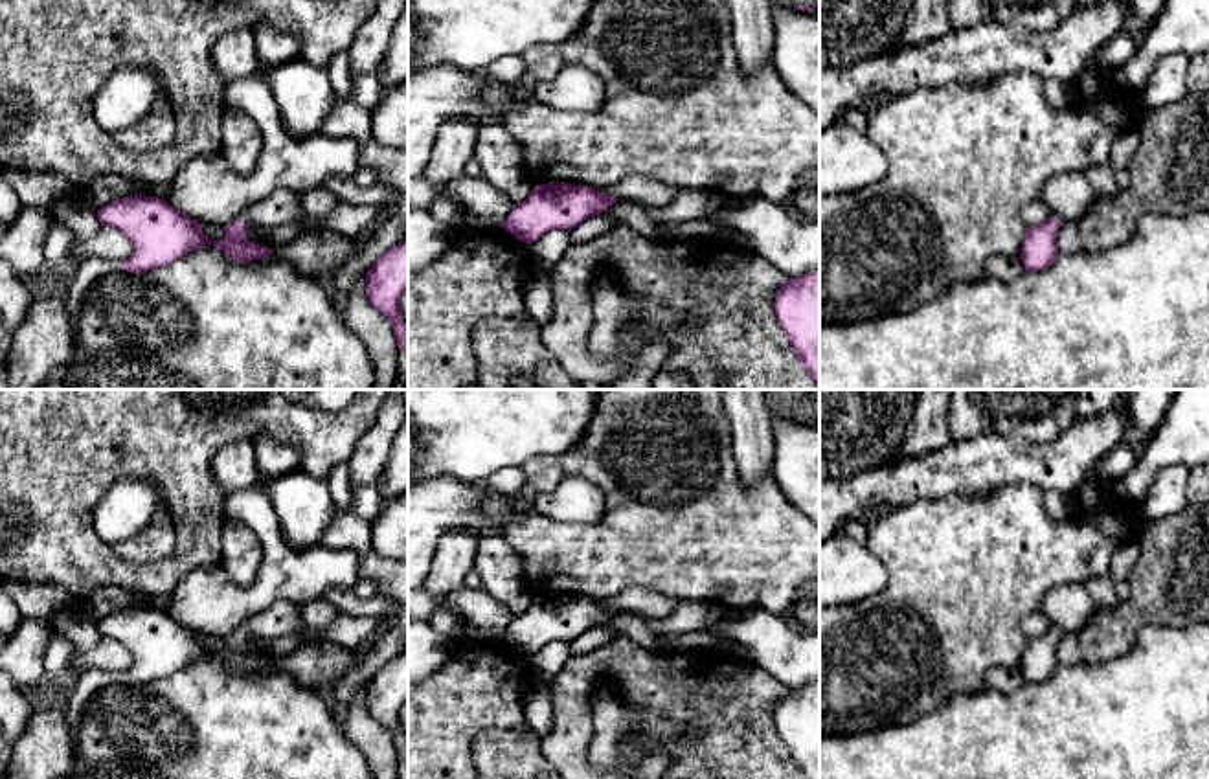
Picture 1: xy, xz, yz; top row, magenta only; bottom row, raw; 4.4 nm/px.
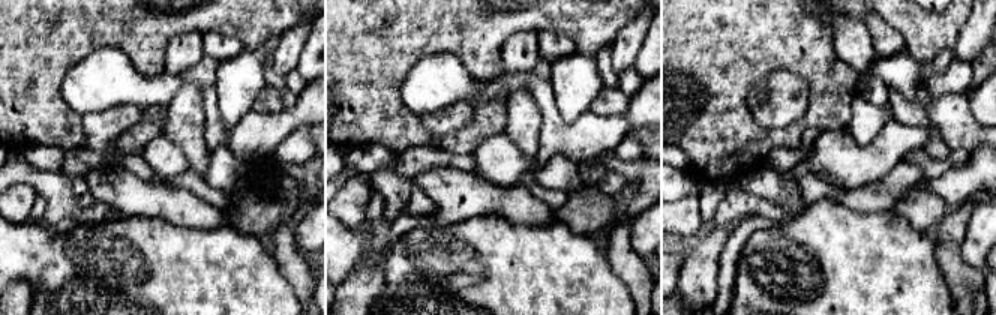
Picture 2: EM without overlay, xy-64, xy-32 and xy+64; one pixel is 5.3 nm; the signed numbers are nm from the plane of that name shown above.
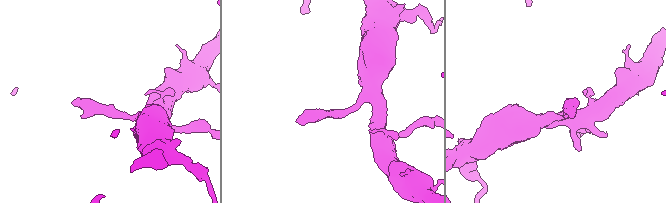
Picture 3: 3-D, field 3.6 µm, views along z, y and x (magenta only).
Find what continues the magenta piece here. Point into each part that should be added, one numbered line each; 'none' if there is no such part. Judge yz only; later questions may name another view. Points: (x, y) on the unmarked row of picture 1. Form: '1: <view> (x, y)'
none

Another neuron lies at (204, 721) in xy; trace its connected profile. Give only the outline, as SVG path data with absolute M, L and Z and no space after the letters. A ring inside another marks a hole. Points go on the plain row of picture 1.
M204 656L167 678L143 685L119 682L105 687L86 702L79 728L72 733L72 740L73 766L66 779L373 779L366 755L349 740L344 728L336 722L329 694L298 685L287 671L274 665L250 674L239 674L213 656Z

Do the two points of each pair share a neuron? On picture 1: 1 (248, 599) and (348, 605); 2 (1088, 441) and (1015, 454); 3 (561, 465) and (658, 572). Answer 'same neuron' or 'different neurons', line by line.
1: different neurons
2: same neuron
3: same neuron

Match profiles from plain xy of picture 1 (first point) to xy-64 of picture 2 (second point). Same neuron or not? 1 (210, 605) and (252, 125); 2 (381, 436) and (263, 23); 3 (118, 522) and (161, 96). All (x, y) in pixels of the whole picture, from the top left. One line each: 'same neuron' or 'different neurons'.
1: same neuron
2: different neurons
3: same neuron

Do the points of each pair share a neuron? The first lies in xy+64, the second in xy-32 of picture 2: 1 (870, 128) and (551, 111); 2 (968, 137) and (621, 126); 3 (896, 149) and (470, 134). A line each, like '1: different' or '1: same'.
1: different
2: different
3: different

